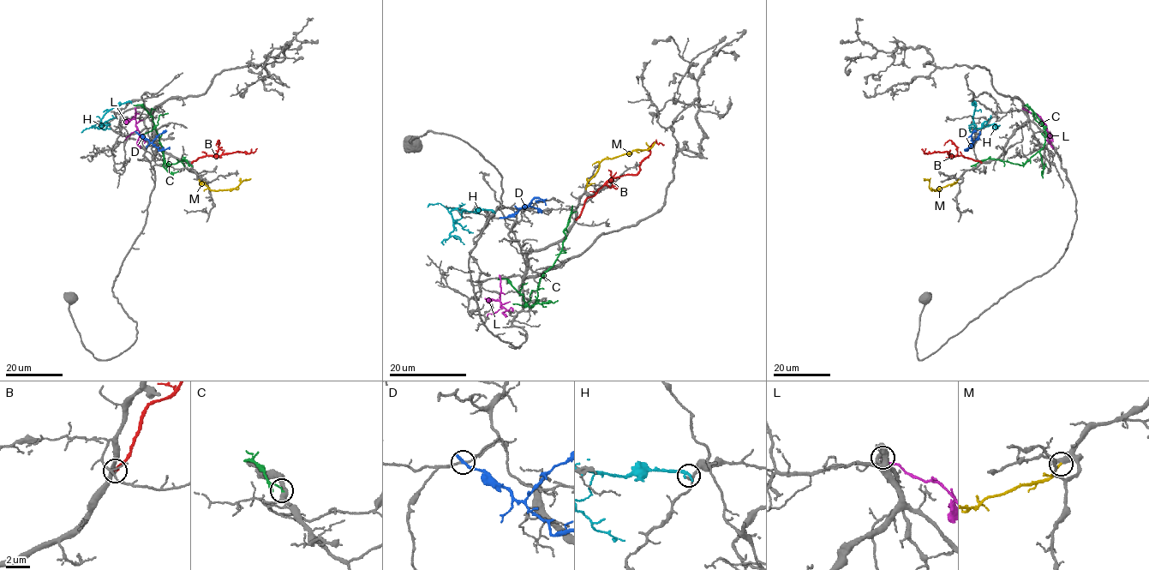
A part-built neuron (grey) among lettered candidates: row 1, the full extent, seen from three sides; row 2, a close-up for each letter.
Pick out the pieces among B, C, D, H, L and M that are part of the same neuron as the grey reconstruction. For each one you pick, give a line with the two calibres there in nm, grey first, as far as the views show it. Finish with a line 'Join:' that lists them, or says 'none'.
B: 380/280 nm
M: 280/200 nm
Join: B, M

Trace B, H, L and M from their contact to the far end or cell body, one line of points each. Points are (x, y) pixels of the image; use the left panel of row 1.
B: (192, 162), (210, 156), (254, 152), (257, 148)
H: (130, 101), (117, 104), (110, 109), (98, 127), (101, 126), (98, 124), (104, 128), (109, 125)
L: (135, 109), (136, 128), (140, 134), (137, 144), (140, 148)
M: (199, 179), (200, 183), (212, 190), (232, 190), (250, 178)

